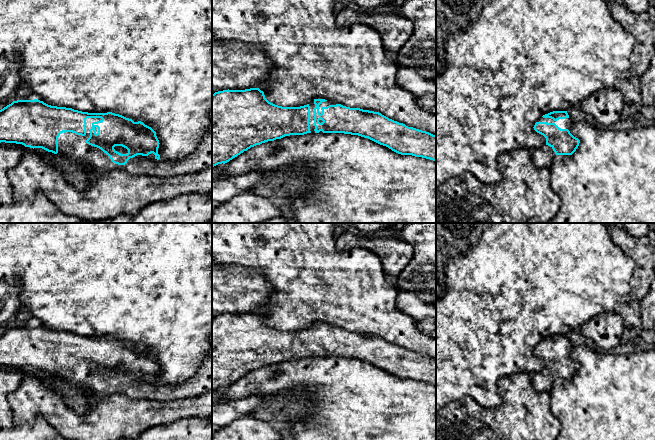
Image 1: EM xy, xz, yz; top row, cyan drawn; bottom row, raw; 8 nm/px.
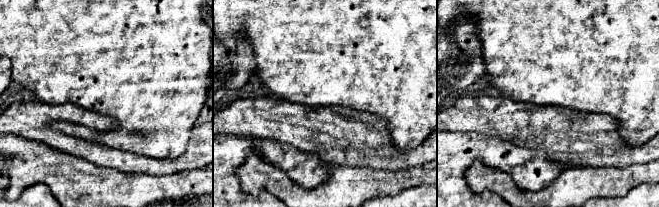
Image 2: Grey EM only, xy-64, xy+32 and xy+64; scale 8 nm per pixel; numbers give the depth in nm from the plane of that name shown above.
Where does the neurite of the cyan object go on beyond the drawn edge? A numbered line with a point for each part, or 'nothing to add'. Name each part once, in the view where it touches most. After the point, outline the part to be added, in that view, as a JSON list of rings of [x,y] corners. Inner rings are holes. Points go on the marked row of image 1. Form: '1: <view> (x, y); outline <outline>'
1: xy (71, 145); outline [[[212,109],[209,117],[210,127],[203,134],[195,150],[184,158],[174,161],[137,155],[130,158],[125,165],[113,163],[101,149],[86,143],[90,136],[92,123],[102,120],[101,118],[86,119],[85,136],[72,132],[61,133],[58,137],[58,153],[85,162],[100,172],[118,169],[131,175],[144,175],[148,178],[171,178],[192,174],[212,166]]]

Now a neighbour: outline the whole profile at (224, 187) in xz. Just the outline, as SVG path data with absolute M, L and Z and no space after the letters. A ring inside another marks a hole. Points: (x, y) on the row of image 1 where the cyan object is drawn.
M225 164L212 167L212 214L218 206L236 195L257 189L266 183L265 175L260 171L227 175Z

